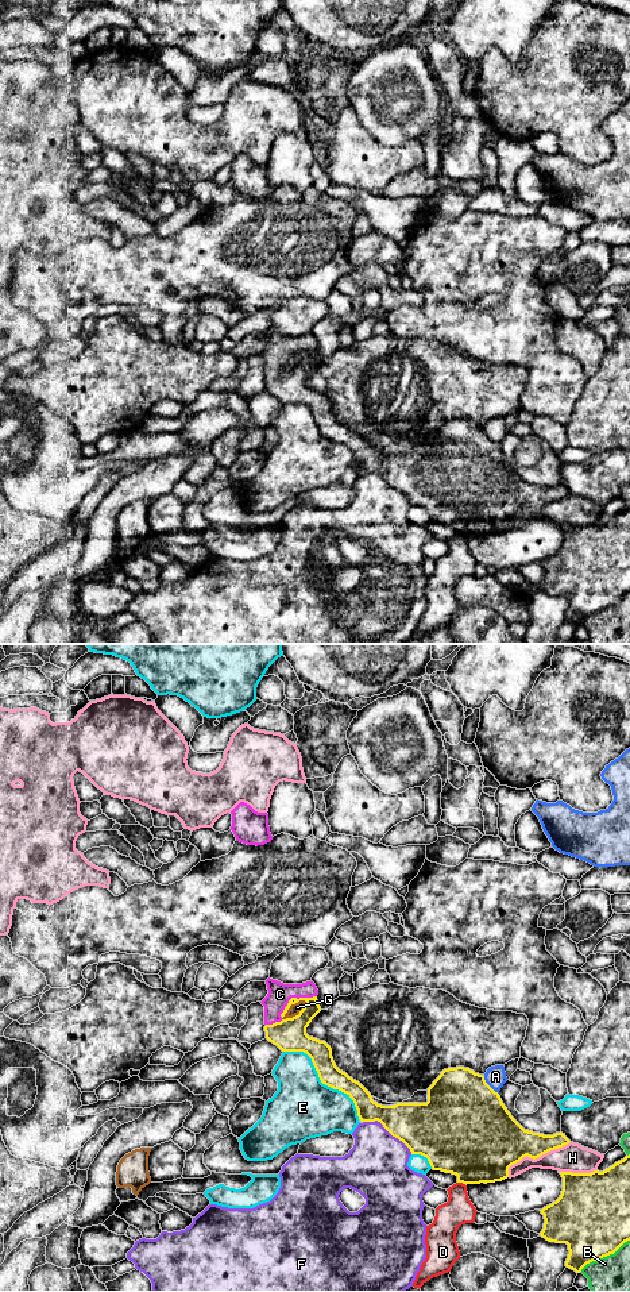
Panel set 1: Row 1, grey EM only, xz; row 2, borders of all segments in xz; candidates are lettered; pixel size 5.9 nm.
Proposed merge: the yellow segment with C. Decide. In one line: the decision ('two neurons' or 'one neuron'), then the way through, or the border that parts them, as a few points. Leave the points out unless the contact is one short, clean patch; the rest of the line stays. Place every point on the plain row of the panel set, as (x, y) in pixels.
one neuron | across xz (289, 386), (308, 365), (294, 350), (279, 346)

